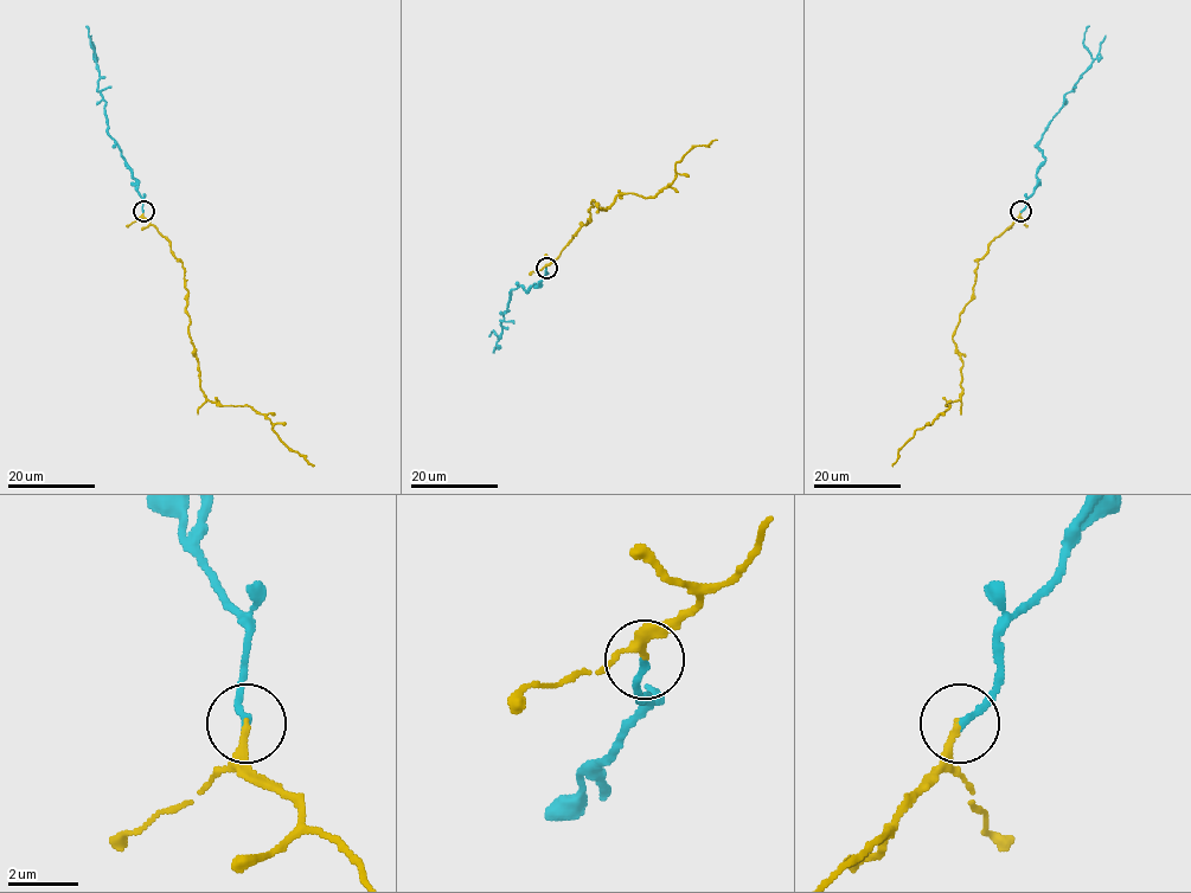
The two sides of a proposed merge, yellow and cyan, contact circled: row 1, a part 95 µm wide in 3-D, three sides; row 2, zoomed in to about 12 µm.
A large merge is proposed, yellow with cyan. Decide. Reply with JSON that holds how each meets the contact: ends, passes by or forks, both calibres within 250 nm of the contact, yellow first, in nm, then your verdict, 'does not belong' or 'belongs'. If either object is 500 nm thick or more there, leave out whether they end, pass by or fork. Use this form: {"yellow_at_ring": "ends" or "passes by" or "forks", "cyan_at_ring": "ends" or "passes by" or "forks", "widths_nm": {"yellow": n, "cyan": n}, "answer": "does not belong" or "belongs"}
{"yellow_at_ring": "ends", "cyan_at_ring": "ends", "widths_nm": {"yellow": 200, "cyan": 200}, "answer": "belongs"}

